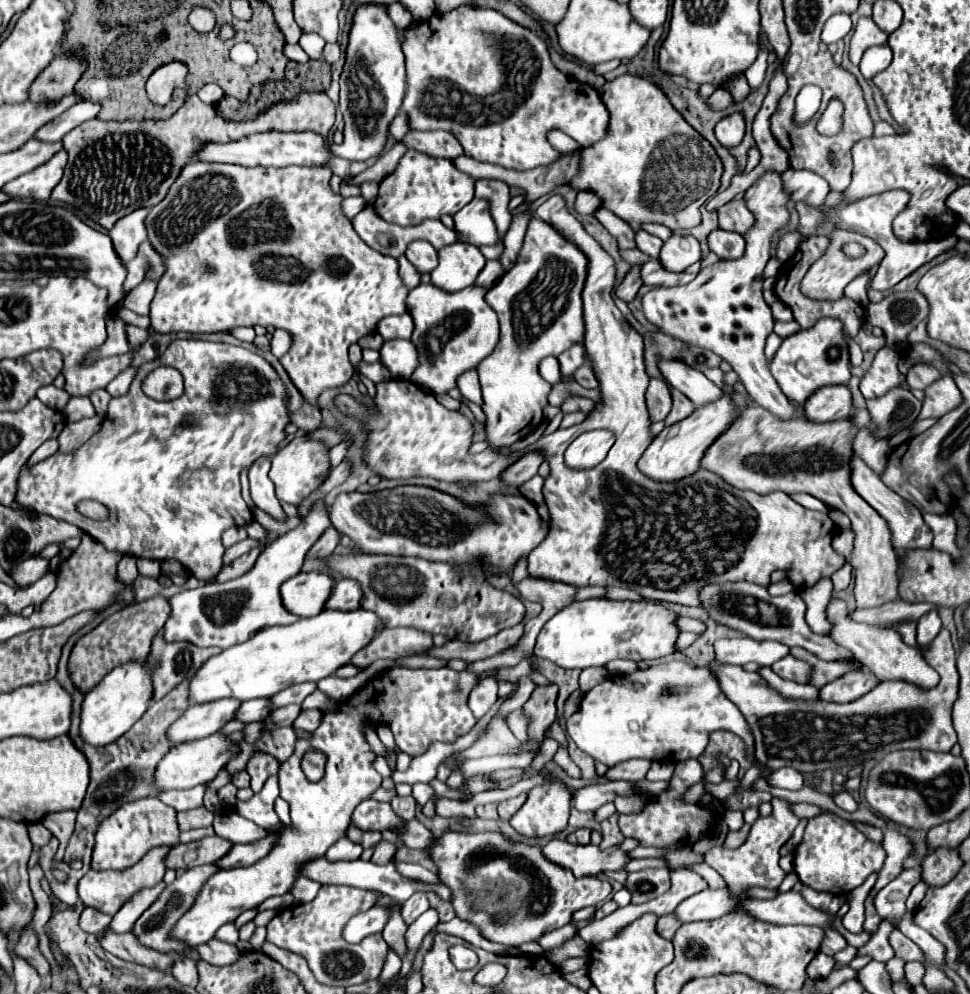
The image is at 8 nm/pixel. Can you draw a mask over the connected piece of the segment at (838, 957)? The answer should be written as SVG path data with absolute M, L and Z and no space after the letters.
M847 946L845 949L834 955L836 962L842 966L849 965L849 963L856 957L857 949L853 946Z

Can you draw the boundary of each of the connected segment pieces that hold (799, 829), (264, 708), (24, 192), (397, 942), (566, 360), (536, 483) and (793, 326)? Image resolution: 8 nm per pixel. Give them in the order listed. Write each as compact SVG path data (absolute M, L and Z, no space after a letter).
M801 818L798 826L796 826L796 830L794 830L794 834L792 834L792 838L786 842L786 846L788 846L788 850L790 850L790 854L794 854L794 850L796 850L796 846L802 842L802 834L804 834L804 830L806 827L808 820L805 818Z
M246 700L242 702L236 718L242 722L262 722L270 710L270 700Z
M58 152L48 164L28 172L28 174L22 174L14 180L10 180L2 190L10 196L16 196L16 198L28 198L28 200L42 200L46 202L54 190L54 186L58 184L58 180L62 178L62 172L64 172L64 166L66 166L66 152Z
M396 910L394 916L390 916L390 920L388 920L388 924L386 924L384 932L382 932L384 940L388 942L388 946L390 946L402 960L404 960L406 954L408 954L408 946L406 946L406 938L404 938L406 928L408 928L408 926L404 924L400 912Z
M574 344L570 350L558 354L558 364L560 364L560 378L568 378L574 370L578 370L584 364L584 346Z
M534 476L530 482L526 482L522 488L520 488L520 492L532 502L532 504L542 504L544 502L544 496L542 496L542 484L544 484L544 478L542 476Z
M776 322L776 326L774 326L774 332L780 336L780 338L786 338L786 336L790 336L790 334L794 334L794 332L798 332L800 330L800 324L798 322Z

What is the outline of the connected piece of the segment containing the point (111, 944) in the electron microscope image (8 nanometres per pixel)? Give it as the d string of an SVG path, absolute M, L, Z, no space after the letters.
M112 928L104 930L104 934L100 936L100 944L106 952L110 952L110 954L122 958L122 960L144 964L144 966L150 966L150 968L160 968L160 970L162 968L168 970L174 964L174 960L180 958L180 956L174 956L174 954L162 954L162 952L156 952L156 950L150 950L150 948L142 946L132 932L118 934Z

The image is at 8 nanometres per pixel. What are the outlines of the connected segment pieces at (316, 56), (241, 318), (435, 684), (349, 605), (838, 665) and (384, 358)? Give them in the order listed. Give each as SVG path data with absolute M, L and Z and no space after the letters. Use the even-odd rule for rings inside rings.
M310 32L310 34L302 34L300 38L300 46L304 48L304 52L312 58L312 60L322 60L322 50L324 50L324 38Z
M190 162L186 168L182 168L178 180L170 186L166 198L156 204L148 218L146 228L152 246L164 256L166 260L166 274L158 282L156 298L150 306L150 320L152 328L160 334L170 332L228 332L238 326L274 326L282 328L292 336L292 346L286 352L286 356L280 358L280 364L288 372L292 384L298 388L302 398L320 410L318 396L322 390L338 388L346 384L352 378L352 364L348 360L348 346L358 342L362 336L376 330L376 324L380 318L390 314L404 314L406 312L406 296L408 288L402 284L398 274L398 262L392 256L384 256L370 248L354 230L352 222L342 214L342 196L332 192L330 188L330 168L308 168L308 166L288 166L288 168L244 168L234 164L210 164L210 162ZM206 268L212 268L212 272L206 272Z
M392 666L368 680L360 690L352 692L338 704L338 708L322 710L320 726L310 734L310 738L296 740L294 754L278 770L280 798L290 806L292 826L284 826L280 830L282 836L278 844L260 862L214 874L204 884L190 912L186 912L176 924L174 936L190 946L200 946L212 940L220 926L234 922L244 910L260 906L266 898L290 892L300 866L324 856L326 850L346 834L354 808L362 800L368 800L382 784L382 776L374 770L376 754L366 742L364 728L388 726L398 750L412 758L426 752L434 740L454 742L476 724L474 714L466 704L470 690L476 686L474 680L478 680L478 674L474 672L454 672L450 668L410 670L406 666ZM310 748L318 748L328 756L326 774L318 782L306 780L304 772L300 772L300 760Z
M340 580L334 588L334 594L326 602L326 608L332 610L356 610L360 608L362 588L354 580Z
M790 648L790 654L794 658L798 658L798 660L804 660L806 664L810 664L812 672L810 672L808 684L812 684L816 688L822 688L824 684L828 684L828 682L836 680L838 676L850 672L850 668L852 668L846 662L822 662L822 660L814 658L814 654L810 654L810 652L802 650L802 648Z
M388 340L382 344L380 362L392 378L408 380L418 366L418 352L410 340Z

